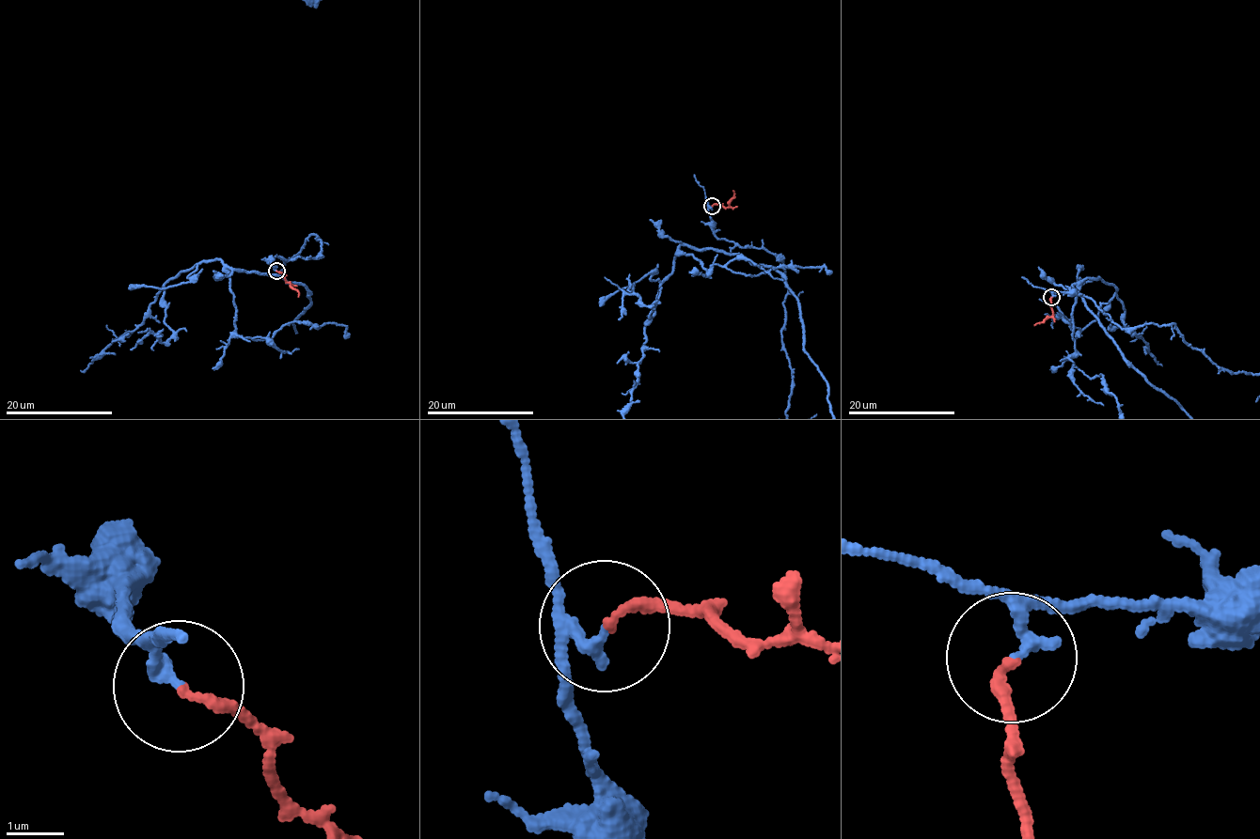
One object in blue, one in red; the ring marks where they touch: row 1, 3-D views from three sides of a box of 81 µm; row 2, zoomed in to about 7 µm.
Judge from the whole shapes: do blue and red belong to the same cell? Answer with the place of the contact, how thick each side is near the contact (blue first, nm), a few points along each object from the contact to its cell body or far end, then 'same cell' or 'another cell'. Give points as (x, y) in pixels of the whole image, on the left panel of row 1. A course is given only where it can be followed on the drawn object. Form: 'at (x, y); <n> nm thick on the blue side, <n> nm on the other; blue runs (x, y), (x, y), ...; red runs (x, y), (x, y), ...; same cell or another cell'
at (276, 271); 220 nm thick on the blue side, 160 nm on the other; red runs (276, 271), (299, 293), (298, 297); same cell

